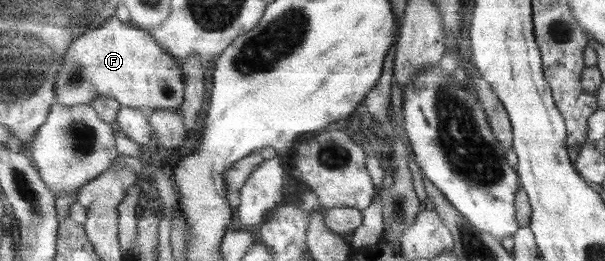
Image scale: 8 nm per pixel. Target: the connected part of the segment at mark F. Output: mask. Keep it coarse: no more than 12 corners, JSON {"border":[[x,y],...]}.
{"border":[[113,16],[73,42],[55,87],[149,113],[181,108],[182,64]]}

